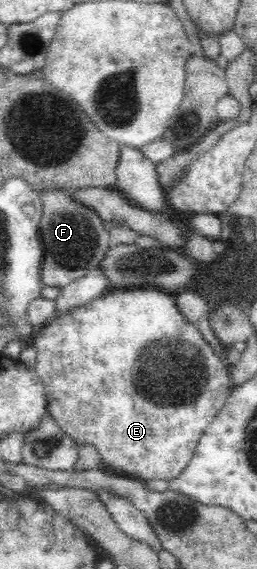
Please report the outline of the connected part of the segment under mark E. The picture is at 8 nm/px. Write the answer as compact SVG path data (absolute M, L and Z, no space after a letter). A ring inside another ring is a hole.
M159 287L111 288L103 296L77 305L66 313L50 319L37 329L30 344L35 346L35 350L37 350L37 364L34 370L44 384L46 411L51 413L55 423L76 443L89 443L97 447L102 462L105 462L107 466L111 465L117 470L135 473L141 480L161 479L168 481L176 479L195 454L199 439L203 436L207 425L215 420L234 387L229 374L230 366L224 356L213 351L209 343L203 339L198 327L195 327L181 313L175 300L175 294L167 293Z

